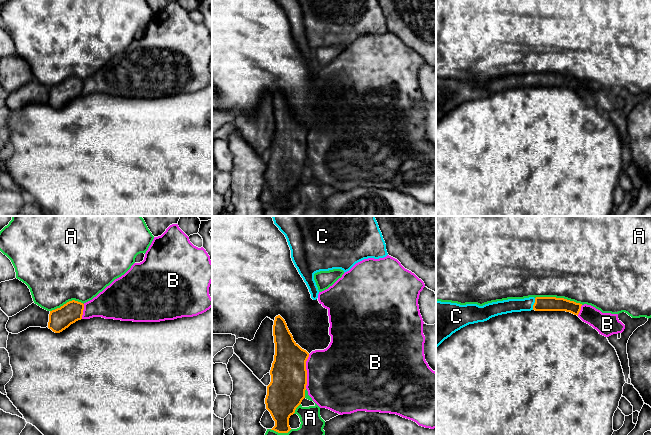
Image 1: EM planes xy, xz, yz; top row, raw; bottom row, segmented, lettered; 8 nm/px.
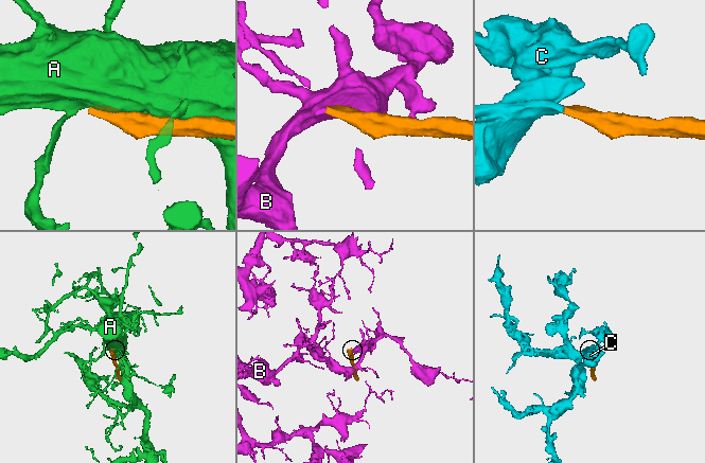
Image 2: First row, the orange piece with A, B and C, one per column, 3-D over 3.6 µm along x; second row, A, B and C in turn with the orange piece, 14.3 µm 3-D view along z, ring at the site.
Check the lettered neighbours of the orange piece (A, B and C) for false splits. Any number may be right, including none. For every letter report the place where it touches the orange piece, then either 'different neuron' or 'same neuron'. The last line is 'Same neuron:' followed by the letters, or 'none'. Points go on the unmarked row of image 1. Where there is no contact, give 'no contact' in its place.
A: meets orange in yz at (559, 74); different neuron
B: meets orange in xz at (306, 147); different neuron
C: meets orange in yz at (534, 80); same neuron
Same neuron: C

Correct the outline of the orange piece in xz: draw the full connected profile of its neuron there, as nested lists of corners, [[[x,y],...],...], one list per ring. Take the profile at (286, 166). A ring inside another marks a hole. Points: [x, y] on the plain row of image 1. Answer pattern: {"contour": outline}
{"contour": [[[280,91],[276,92],[274,96],[273,112],[275,131],[270,146],[271,158],[267,162],[265,180],[266,185],[275,197],[275,202],[271,206],[278,209],[288,209],[291,206],[289,194],[305,174],[307,161],[306,137],[309,129],[294,117],[285,96]]]}

